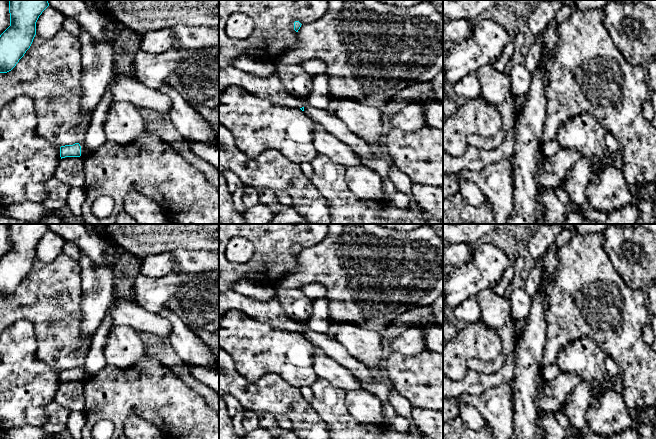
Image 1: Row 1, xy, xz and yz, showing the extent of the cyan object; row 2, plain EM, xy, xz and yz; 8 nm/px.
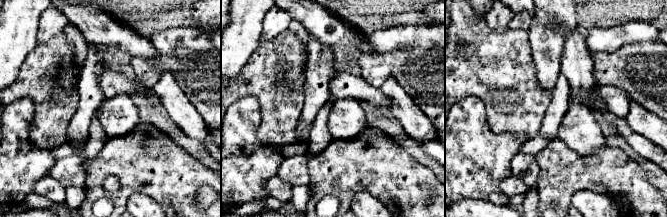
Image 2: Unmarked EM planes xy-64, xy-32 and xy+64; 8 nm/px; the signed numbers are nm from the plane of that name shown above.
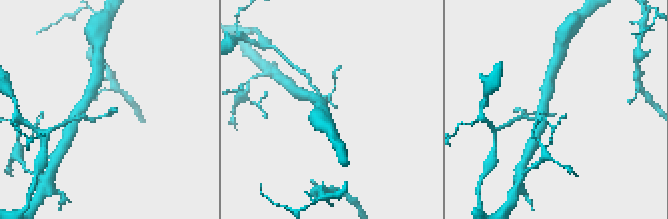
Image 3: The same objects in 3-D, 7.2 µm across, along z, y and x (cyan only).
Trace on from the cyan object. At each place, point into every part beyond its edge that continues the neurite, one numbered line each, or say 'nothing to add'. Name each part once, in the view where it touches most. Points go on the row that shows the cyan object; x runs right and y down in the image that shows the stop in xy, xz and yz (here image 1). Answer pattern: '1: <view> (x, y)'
1: xy (83, 146)

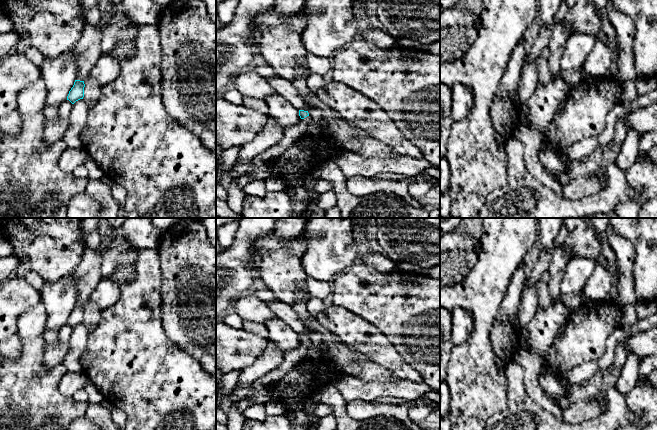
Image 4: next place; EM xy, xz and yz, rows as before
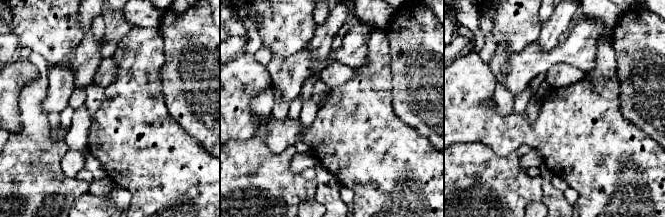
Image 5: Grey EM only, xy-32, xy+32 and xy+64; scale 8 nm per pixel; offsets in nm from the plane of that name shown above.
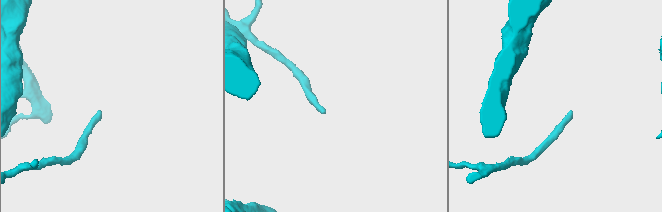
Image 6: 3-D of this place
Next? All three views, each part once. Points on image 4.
1: xz (314, 128)

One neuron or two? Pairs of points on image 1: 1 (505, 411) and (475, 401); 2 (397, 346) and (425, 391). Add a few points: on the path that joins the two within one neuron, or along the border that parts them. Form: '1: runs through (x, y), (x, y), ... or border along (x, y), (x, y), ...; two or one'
1: runs through (498, 409), (495, 406), (485, 406), (482, 403); one
2: border along (425, 350), (412, 355), (387, 354); two

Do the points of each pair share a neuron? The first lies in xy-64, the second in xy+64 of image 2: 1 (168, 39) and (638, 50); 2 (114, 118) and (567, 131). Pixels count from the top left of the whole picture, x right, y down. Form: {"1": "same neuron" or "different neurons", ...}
{"1": "different neurons", "2": "same neuron"}

